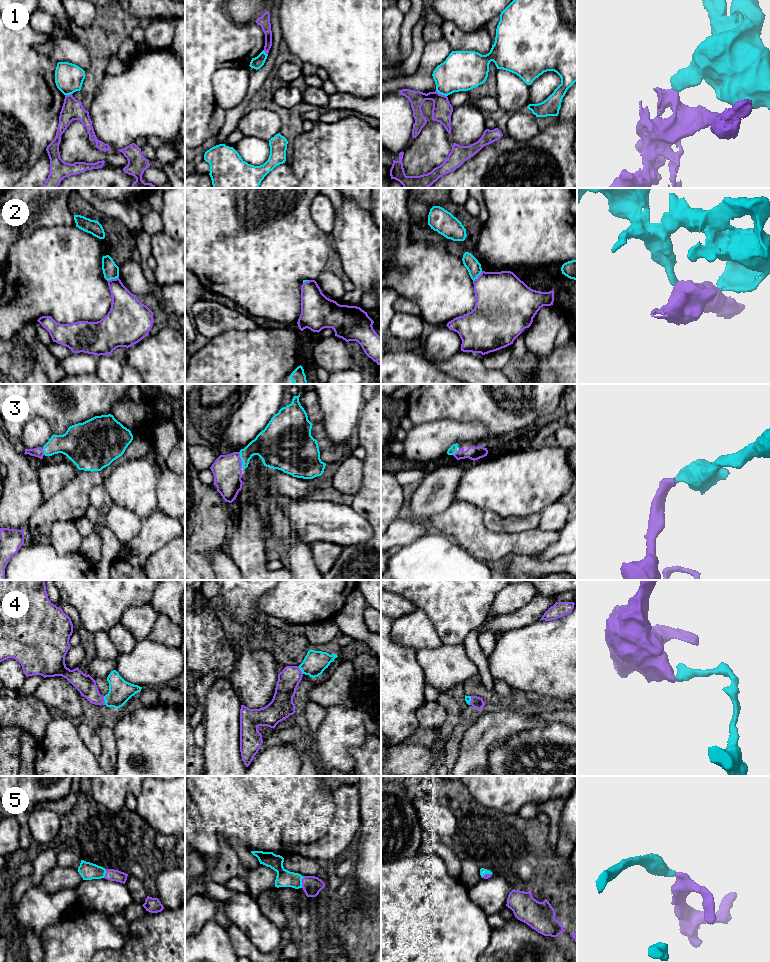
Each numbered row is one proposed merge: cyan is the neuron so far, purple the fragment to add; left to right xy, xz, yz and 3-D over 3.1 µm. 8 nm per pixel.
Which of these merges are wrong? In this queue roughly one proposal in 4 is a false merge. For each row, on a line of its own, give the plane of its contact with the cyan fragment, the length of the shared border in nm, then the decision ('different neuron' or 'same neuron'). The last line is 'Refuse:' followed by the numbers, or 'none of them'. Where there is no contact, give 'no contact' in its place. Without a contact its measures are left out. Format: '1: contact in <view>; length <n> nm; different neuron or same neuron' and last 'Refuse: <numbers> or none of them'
1: contact in yz; length 100 nm; different neuron
2: contact in xy; length 100 nm; different neuron
3: contact in xz; length 120 nm; same neuron
4: contact in xy; length 70 nm; same neuron
5: contact in xz; length 100 nm; same neuron
Refuse: 1, 2

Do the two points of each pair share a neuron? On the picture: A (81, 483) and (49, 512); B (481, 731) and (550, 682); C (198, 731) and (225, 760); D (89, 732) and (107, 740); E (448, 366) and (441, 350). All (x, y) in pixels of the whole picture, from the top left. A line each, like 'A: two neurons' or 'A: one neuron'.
A: one neuron
B: two neurons
C: two neurons
D: two neurons
E: two neurons

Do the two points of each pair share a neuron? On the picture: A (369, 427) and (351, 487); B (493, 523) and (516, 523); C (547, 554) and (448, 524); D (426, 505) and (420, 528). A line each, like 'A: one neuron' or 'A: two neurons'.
A: two neurons
B: one neuron
C: two neurons
D: two neurons

